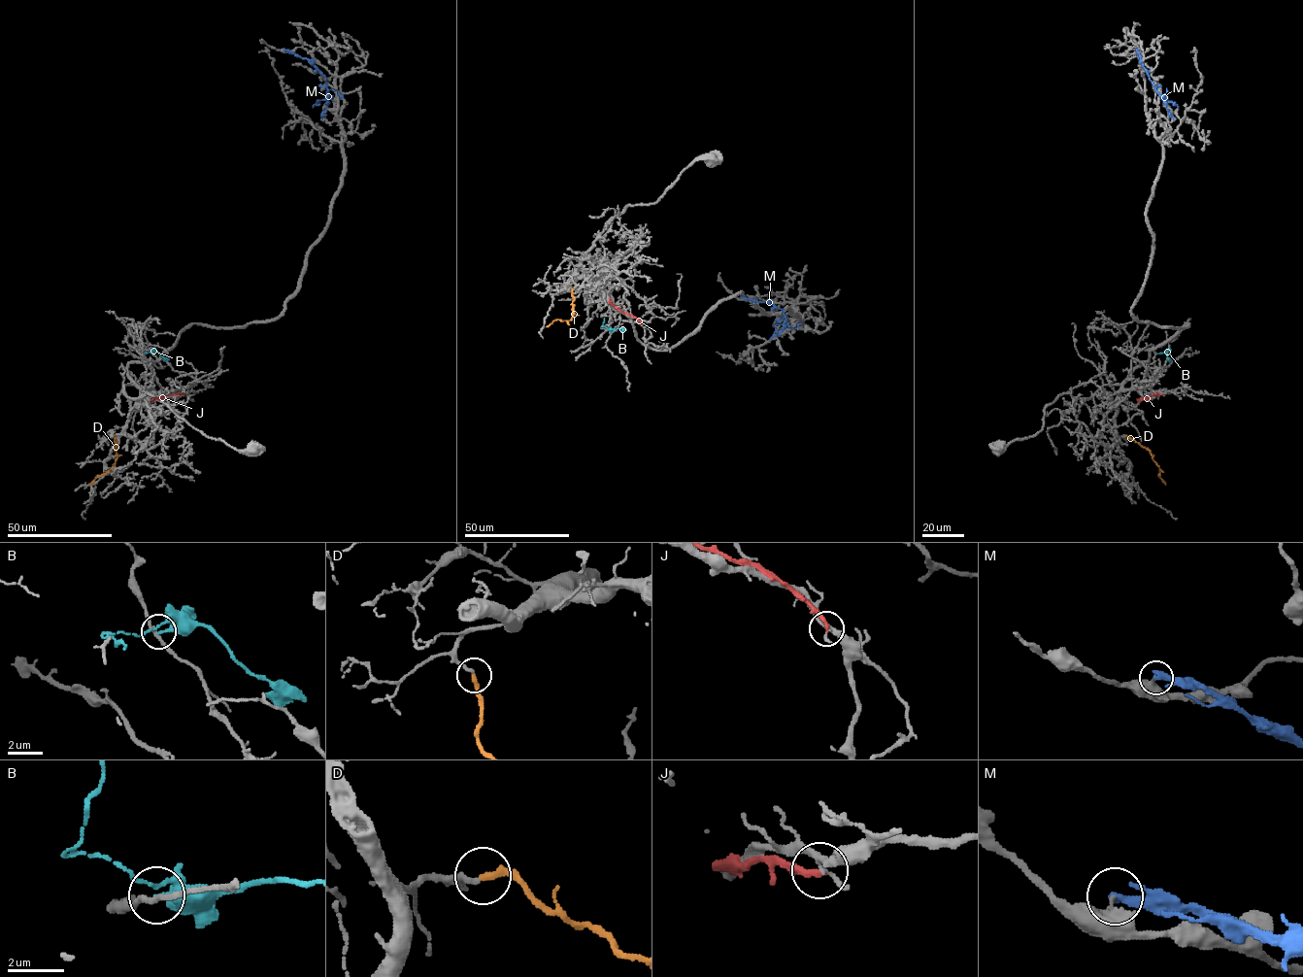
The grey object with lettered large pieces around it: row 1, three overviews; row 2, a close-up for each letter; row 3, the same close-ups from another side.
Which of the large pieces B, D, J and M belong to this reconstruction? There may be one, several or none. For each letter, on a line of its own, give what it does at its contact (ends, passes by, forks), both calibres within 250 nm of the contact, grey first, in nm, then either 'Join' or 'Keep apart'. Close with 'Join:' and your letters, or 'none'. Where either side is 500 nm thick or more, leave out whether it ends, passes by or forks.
B: It ends there. Thickness 200 nm (grey) against 260 nm. Keep apart
D: It ends there. Thickness 200 nm (grey) against 260 nm. Join
J: It ends there. Thickness 240 nm (grey) against 240 nm. Keep apart
M: It ends there. Thickness 240 nm (grey) against 320 nm. Keep apart
Join: D

